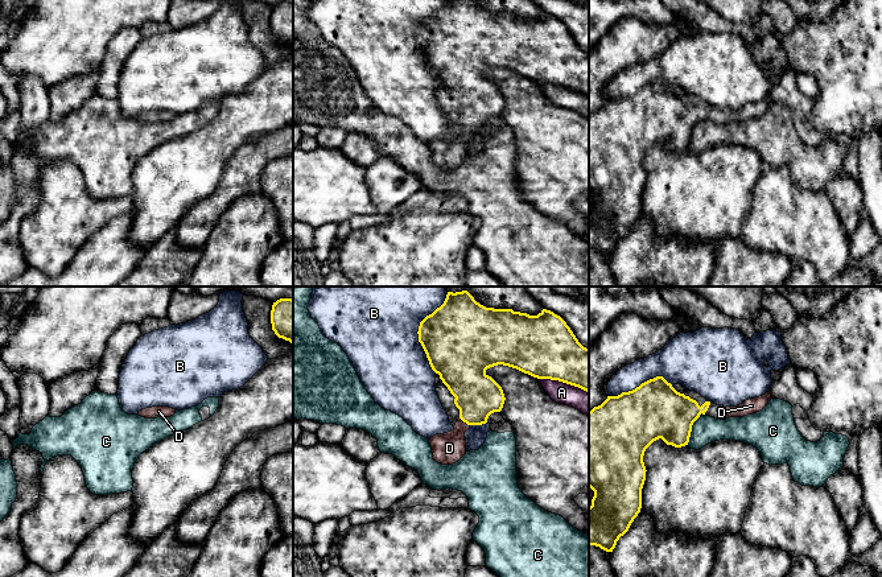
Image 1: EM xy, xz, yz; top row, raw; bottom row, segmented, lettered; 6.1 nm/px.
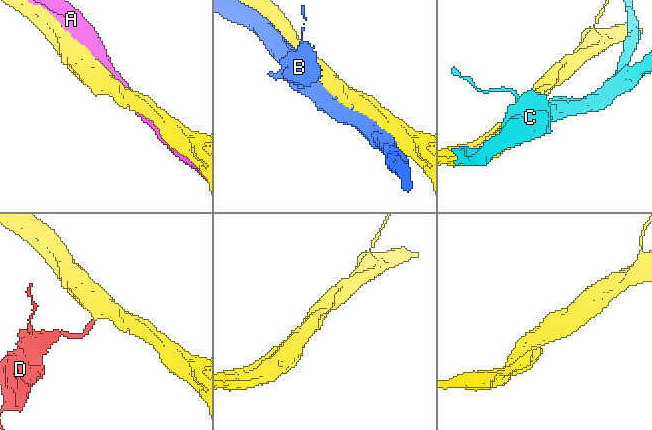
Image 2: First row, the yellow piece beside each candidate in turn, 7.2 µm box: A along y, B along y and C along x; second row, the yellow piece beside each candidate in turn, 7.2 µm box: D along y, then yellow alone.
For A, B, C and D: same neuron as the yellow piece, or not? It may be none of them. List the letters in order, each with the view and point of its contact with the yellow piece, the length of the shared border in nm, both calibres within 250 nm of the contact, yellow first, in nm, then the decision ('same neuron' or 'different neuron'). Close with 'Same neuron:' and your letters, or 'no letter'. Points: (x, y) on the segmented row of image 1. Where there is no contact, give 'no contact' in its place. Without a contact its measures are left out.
A: xz (564, 382) | 320 nm | 380/140 nm | different neuron
B: xz (417, 332) | 500 nm | 420/500 nm | different neuron
C: yz (691, 431) | 190 nm | 340/170 nm | different neuron
D: xz (464, 421) | 90 nm | 280/190 nm | same neuron
Same neuron: D

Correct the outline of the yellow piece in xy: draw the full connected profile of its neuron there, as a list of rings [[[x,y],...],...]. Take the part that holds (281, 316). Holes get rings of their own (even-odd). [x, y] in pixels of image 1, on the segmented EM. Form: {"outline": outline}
{"outline": [[[280,298],[271,310],[272,330],[279,338],[293,343],[293,300]]]}

